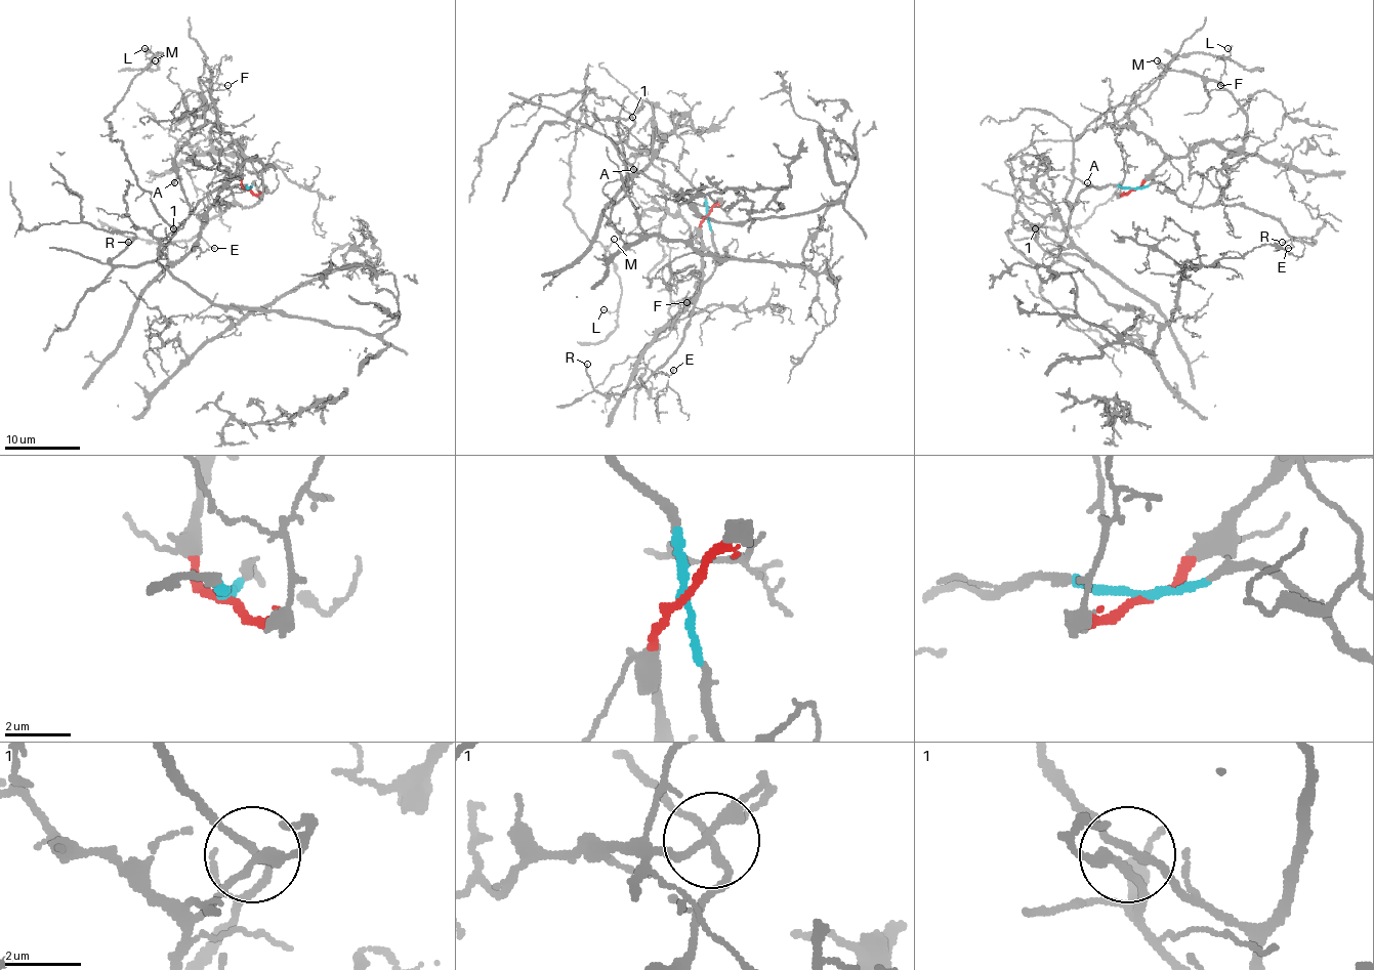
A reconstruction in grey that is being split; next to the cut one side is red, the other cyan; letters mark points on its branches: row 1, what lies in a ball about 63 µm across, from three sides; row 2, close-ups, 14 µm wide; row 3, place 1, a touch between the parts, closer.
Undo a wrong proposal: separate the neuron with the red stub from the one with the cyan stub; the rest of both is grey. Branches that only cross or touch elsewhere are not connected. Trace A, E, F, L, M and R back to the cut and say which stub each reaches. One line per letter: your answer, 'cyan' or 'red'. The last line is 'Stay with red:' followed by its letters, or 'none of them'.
A: cyan
E: cyan
F: red
L: cyan
M: cyan
R: cyan
Stay with red: F

